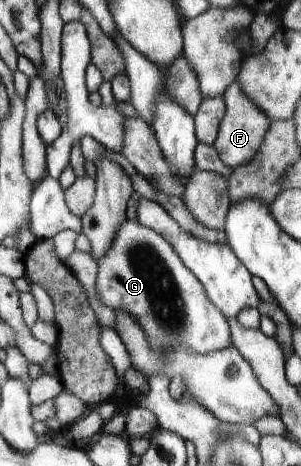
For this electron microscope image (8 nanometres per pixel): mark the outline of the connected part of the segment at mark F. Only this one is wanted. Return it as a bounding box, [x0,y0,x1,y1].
[213,81,272,169]

